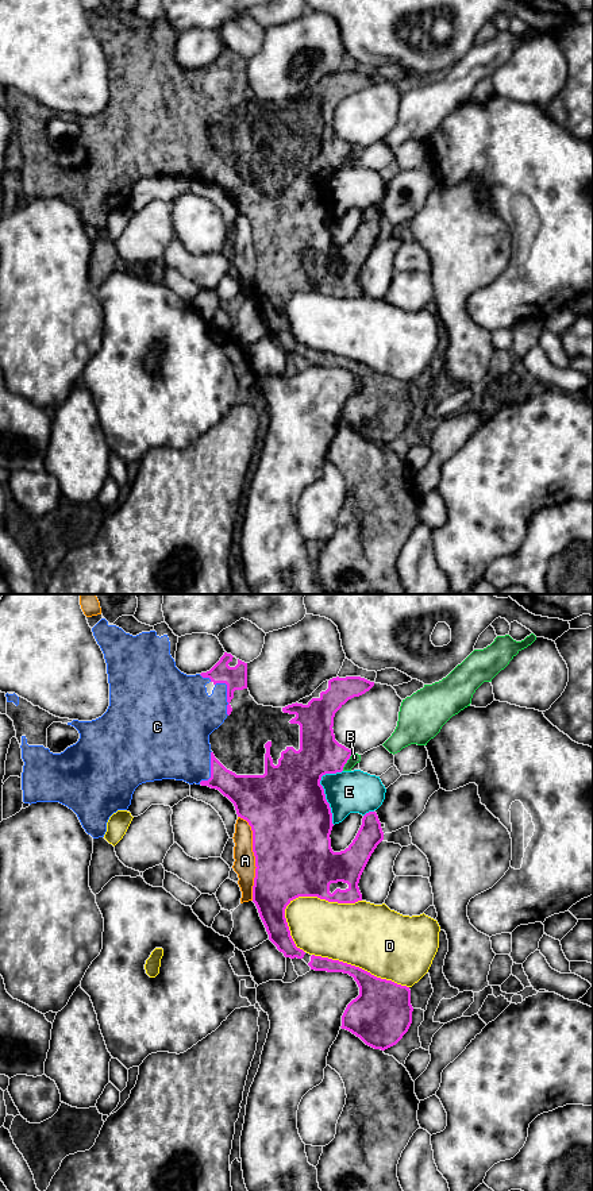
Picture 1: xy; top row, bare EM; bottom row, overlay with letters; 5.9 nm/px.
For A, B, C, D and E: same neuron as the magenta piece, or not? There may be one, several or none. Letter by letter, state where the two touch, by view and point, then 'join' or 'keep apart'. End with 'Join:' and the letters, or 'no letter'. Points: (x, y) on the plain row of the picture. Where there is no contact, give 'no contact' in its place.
A: xy (254, 250) | keep apart
B: xy (346, 157) | keep apart
C: xy (227, 91) | join
D: xy (304, 290) | keep apart
E: xy (323, 185) | keep apart
Join: C

